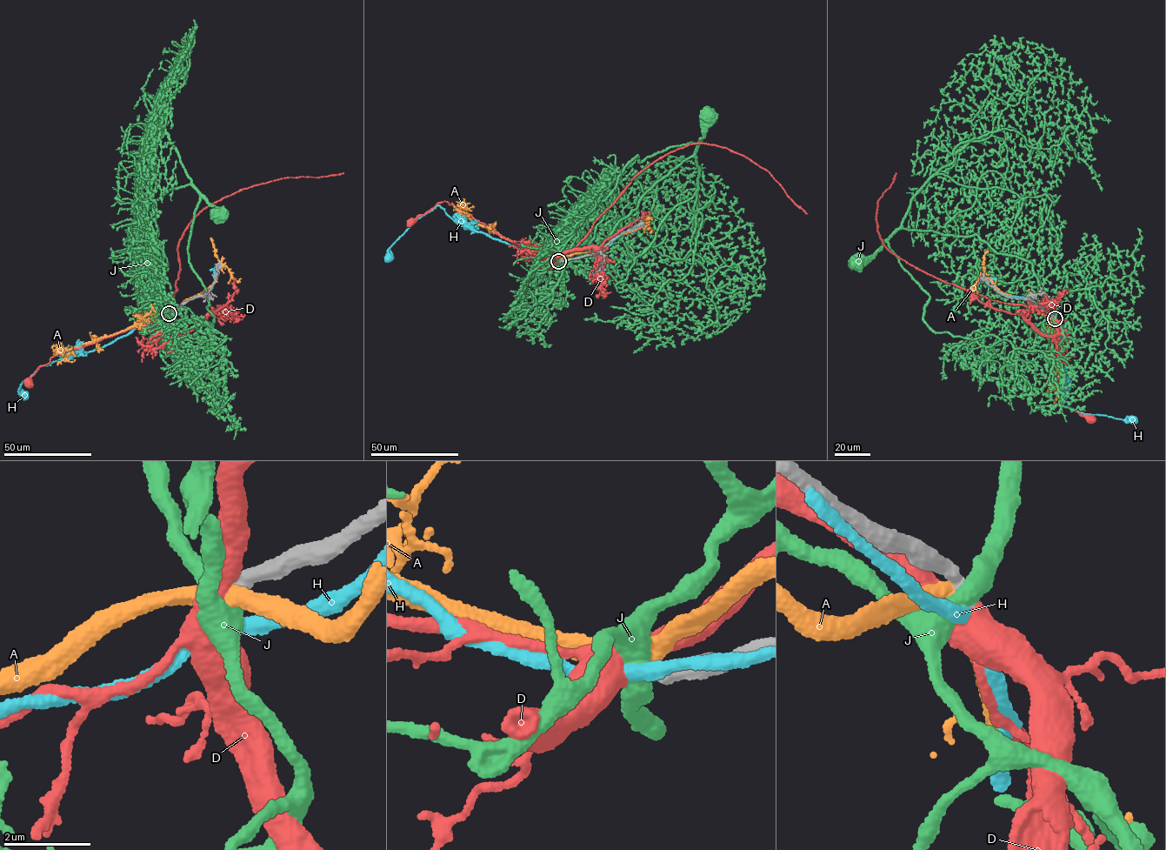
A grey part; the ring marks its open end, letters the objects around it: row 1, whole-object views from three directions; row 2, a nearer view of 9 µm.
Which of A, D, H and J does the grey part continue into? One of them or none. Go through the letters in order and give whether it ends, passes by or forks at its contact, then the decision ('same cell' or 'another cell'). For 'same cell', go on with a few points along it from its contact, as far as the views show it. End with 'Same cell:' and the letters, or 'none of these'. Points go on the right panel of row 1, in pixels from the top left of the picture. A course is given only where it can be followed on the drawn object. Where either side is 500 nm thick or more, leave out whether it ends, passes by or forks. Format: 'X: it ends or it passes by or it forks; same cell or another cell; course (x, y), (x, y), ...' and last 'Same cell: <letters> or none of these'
A: it passes by; another cell
D: it passes by; same cell; course (1055, 317), (1061, 342), (1056, 404), (1089, 418)
H: it passes by; another cell
J: it passes by; another cell
Same cell: D

